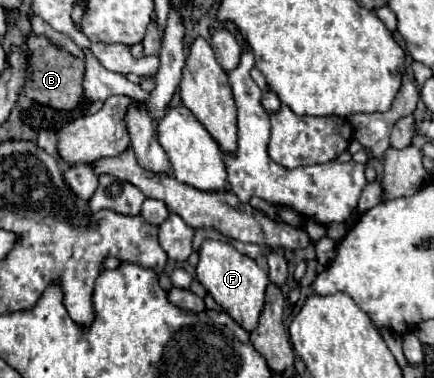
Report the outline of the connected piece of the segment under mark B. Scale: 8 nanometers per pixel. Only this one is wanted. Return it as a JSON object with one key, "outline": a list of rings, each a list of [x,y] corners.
{"outline":[[[29,36],[27,46],[31,52],[31,66],[29,66],[29,80],[25,84],[25,96],[55,110],[75,110],[83,100],[85,62],[81,58],[71,56],[65,50],[55,48],[43,36]]]}

